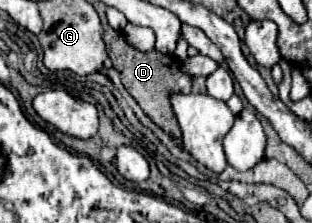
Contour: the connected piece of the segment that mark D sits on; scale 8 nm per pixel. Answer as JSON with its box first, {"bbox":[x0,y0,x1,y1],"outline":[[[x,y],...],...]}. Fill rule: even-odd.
{"bbox":[102,20,192,138],"outline":[[[102,20],[102,26],[104,26],[104,42],[106,42],[108,56],[110,56],[112,64],[114,64],[114,68],[118,70],[124,88],[134,96],[134,100],[152,118],[152,122],[156,122],[172,138],[180,138],[182,132],[180,132],[178,120],[174,118],[170,98],[172,98],[172,94],[190,94],[192,78],[180,70],[180,64],[178,64],[176,58],[166,56],[166,54],[158,52],[158,50],[140,52],[140,50],[132,48],[126,42],[124,34],[120,30],[114,30],[106,20]]]}

